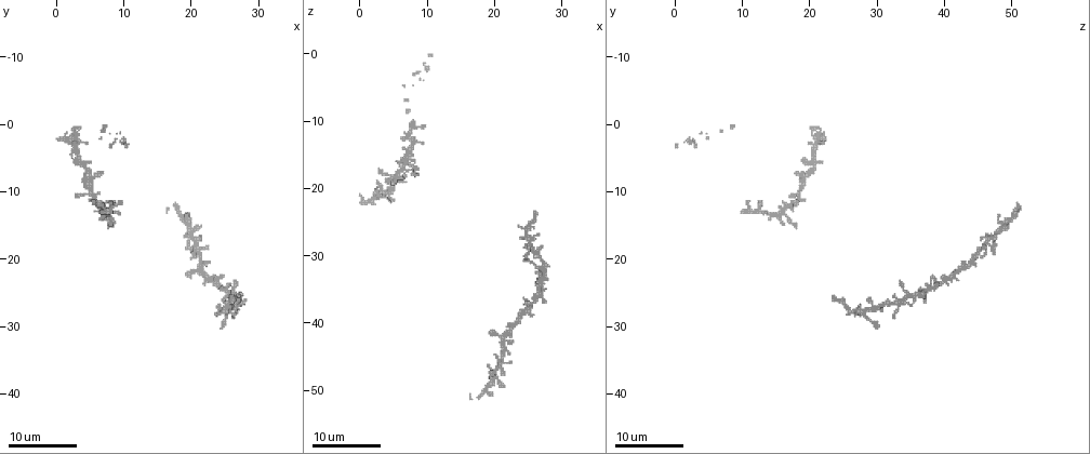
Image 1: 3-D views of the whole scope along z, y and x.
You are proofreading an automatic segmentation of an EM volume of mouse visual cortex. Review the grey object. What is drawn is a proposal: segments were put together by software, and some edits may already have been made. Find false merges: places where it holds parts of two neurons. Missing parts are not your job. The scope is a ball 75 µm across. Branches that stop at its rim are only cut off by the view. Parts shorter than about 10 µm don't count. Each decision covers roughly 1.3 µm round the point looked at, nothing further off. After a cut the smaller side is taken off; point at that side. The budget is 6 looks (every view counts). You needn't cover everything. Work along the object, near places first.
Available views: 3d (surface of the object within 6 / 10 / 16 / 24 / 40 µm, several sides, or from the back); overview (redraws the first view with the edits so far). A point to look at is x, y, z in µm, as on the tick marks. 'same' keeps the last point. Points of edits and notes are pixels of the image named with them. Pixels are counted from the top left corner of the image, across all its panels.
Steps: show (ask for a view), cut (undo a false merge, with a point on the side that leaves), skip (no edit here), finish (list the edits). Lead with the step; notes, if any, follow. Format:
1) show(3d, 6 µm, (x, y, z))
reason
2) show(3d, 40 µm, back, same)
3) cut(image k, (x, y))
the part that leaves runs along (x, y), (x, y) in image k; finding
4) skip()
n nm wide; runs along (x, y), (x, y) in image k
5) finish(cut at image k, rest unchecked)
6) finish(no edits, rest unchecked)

show(3d, 16 µm, (27.5, 26.5, 32.0))
three arms meet

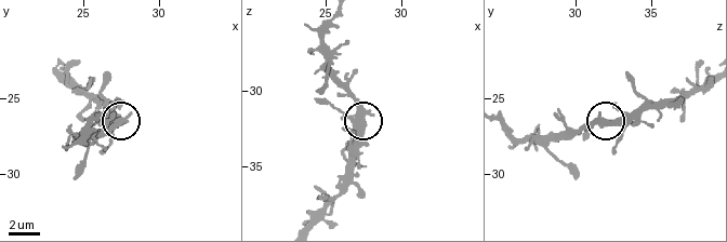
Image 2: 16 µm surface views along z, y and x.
show(3d, 6 µm, (27.4, 26.6, 31.8))
closer look

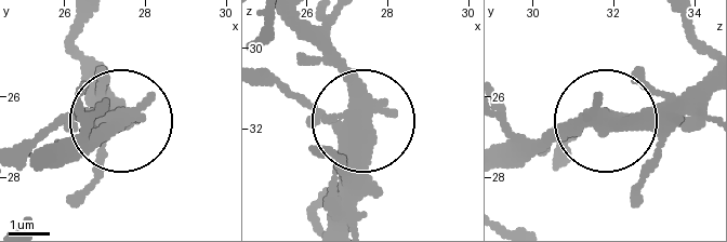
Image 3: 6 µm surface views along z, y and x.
skip()
400 nm wide; runs along (505, 167), (619, 117), (701, 117) in image 3; continuous, no second neuron

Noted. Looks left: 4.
show(3d, 24 µm, (26.0, 25.5, 23.5))

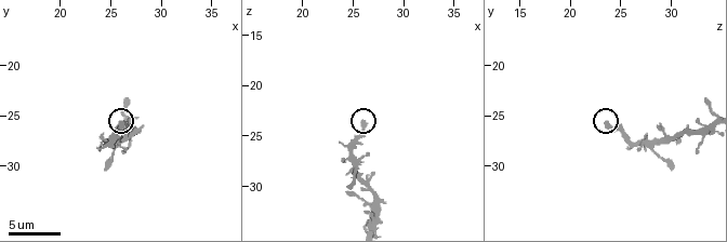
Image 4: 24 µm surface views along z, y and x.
show(3d, 10 µm, (26.0, 25.6, 23.8))
zoom in

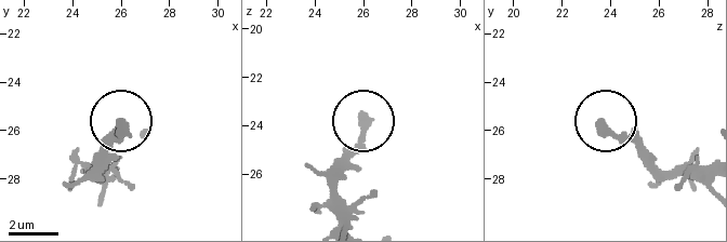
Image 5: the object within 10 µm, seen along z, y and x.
skip()
360 nm wide; runs along (598, 120), (628, 136), (662, 171) in image 5; all the same neuron

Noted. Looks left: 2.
show(3d, 24 µm, (7.5, 13.0, 11.5))
four arms meet

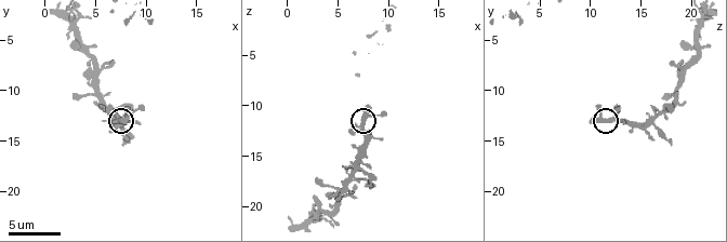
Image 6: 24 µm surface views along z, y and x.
show(3d, 6 µm, (7.6, 13.0, 11.2))

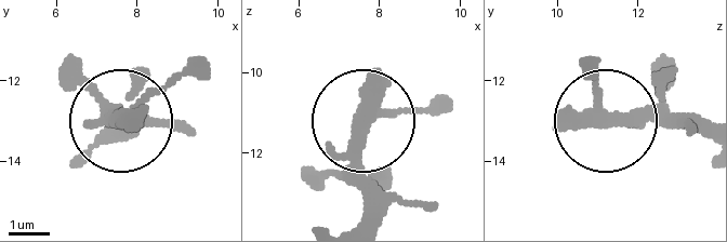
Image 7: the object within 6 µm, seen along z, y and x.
skip()
one neuron here

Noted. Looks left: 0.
finish(no edits, rest unchecked)

